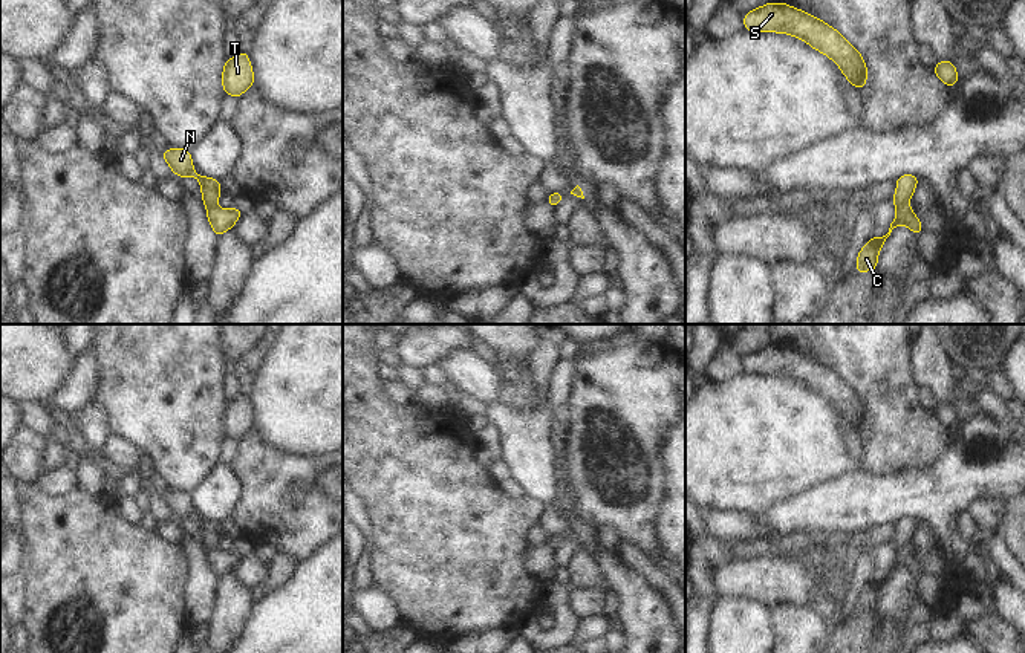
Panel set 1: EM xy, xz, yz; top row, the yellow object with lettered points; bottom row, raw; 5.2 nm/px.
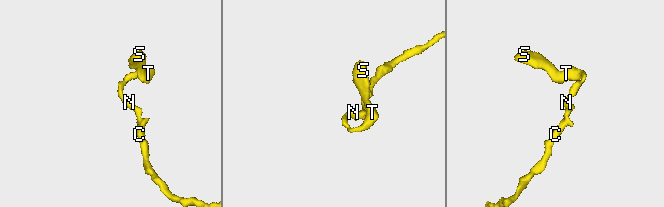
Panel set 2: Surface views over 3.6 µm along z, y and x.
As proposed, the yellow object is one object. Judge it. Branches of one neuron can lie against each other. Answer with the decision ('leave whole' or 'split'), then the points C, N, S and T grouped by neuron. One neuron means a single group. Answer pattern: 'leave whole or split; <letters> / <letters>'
leave whole; C N S T

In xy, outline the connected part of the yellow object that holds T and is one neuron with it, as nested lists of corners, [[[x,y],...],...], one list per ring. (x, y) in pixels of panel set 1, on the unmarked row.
[[[246,395],[226,402],[222,417],[223,436],[239,440],[254,428],[254,414]]]

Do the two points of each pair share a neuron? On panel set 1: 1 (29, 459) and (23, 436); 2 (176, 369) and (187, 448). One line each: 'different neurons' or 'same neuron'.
1: same neuron
2: same neuron

